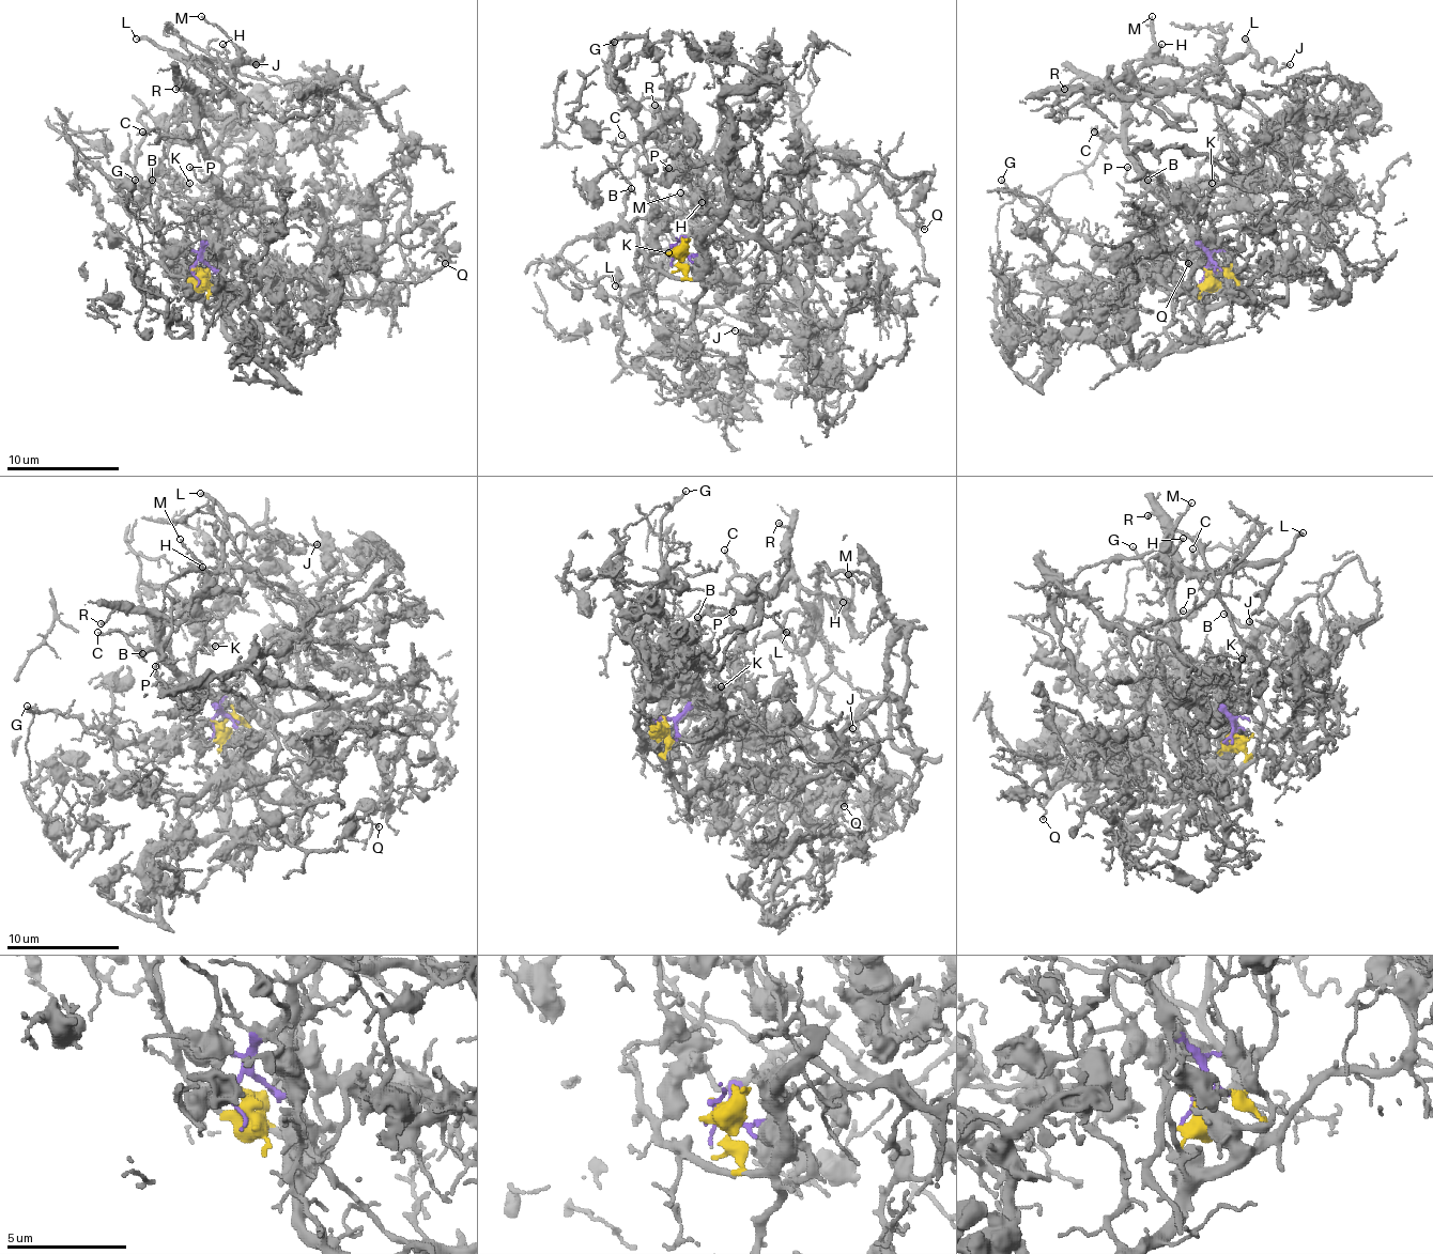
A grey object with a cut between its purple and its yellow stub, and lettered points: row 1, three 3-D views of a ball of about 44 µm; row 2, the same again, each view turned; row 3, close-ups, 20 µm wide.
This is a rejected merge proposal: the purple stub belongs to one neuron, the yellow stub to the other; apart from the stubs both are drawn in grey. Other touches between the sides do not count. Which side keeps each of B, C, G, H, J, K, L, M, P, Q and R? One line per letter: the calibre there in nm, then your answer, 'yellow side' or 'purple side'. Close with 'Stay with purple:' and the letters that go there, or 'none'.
B: calibre 130 nm; yellow side
C: calibre 150 nm; purple side
G: calibre 150 nm; yellow side
H: calibre 110 nm; purple side
J: calibre 110 nm; purple side
K: calibre 170 nm; yellow side
L: calibre 240 nm; purple side
M: calibre 130 nm; purple side
P: calibre 120 nm; purple side
Q: calibre 100 nm; yellow side
R: calibre 130 nm; purple side
Stay with purple: C, H, J, L, M, P, R

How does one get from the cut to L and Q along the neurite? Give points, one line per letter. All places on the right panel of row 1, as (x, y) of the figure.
L: (1204, 276), (1207, 250), (1125, 143), (1120, 93), (1134, 98), (1159, 84), (1185, 84), (1244, 53), (1244, 40)
Q: (1207, 276), (1238, 287), (1159, 354), (1131, 354), (1111, 300), (1123, 281), (1142, 253), (1187, 264)

